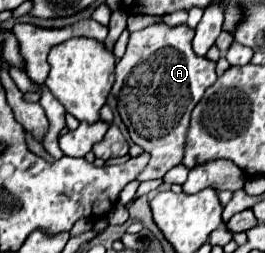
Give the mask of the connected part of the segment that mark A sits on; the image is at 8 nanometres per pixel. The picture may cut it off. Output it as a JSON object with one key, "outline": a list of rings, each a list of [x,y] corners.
{"outline":[[[155,23],[129,35],[127,51],[117,63],[117,79],[111,93],[117,99],[119,115],[131,135],[131,141],[151,155],[151,161],[137,177],[139,183],[161,179],[171,167],[181,163],[189,115],[205,89],[217,79],[215,63],[205,57],[197,57],[191,51],[191,39],[193,31],[187,25],[167,27],[163,23]]]}

